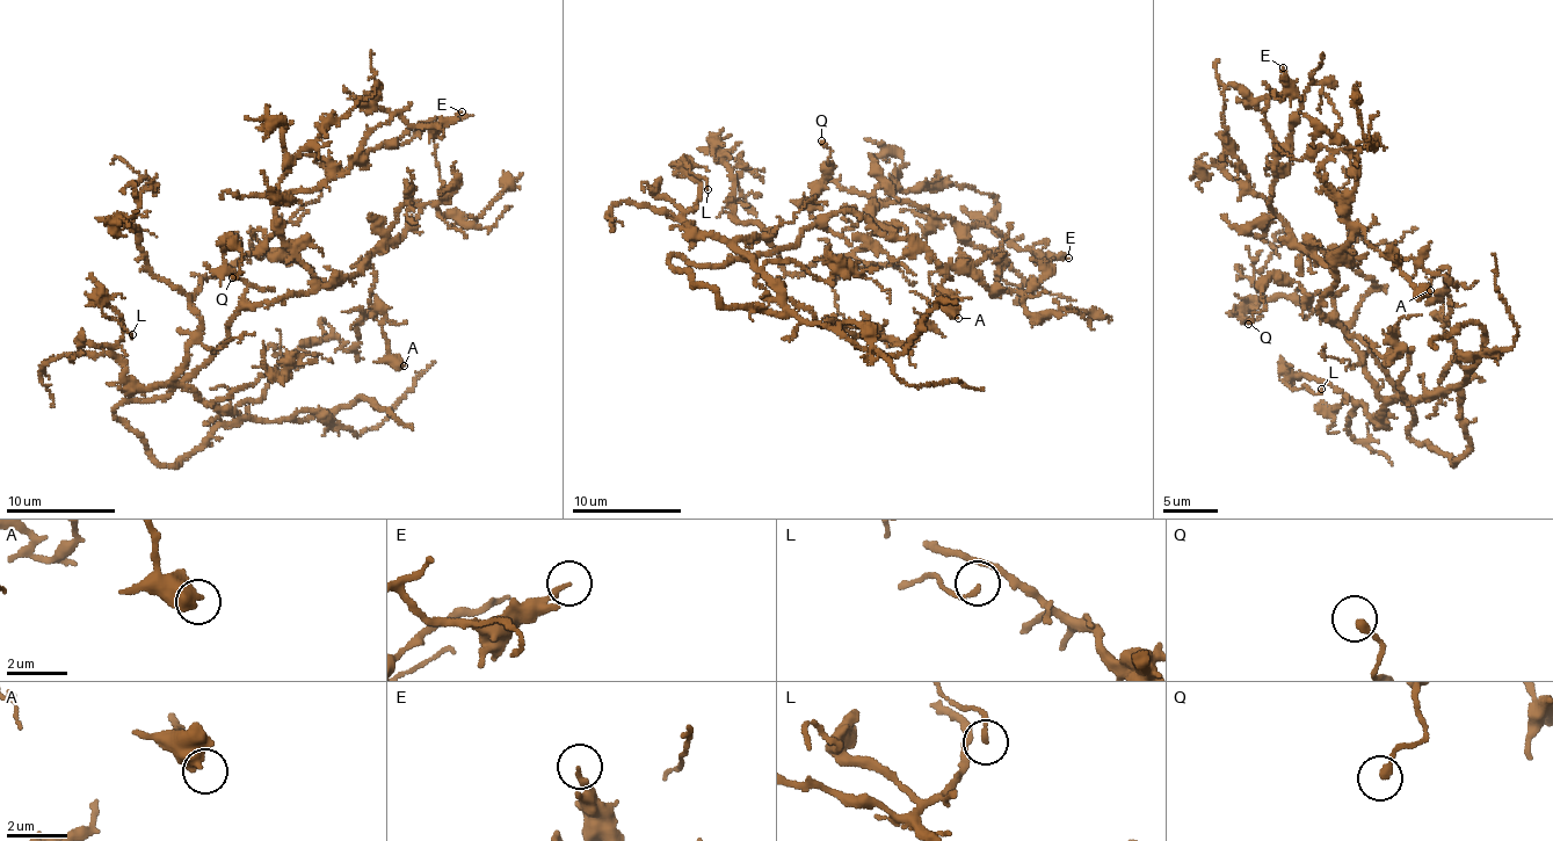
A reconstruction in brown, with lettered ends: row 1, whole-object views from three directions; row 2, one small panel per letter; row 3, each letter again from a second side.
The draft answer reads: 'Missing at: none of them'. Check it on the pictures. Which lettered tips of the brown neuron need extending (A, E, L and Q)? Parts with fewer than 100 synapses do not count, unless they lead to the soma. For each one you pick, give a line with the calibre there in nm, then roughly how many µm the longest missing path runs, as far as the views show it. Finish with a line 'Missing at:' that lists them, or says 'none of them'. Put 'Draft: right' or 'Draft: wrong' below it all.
Missing at: none of them
Draft: right

